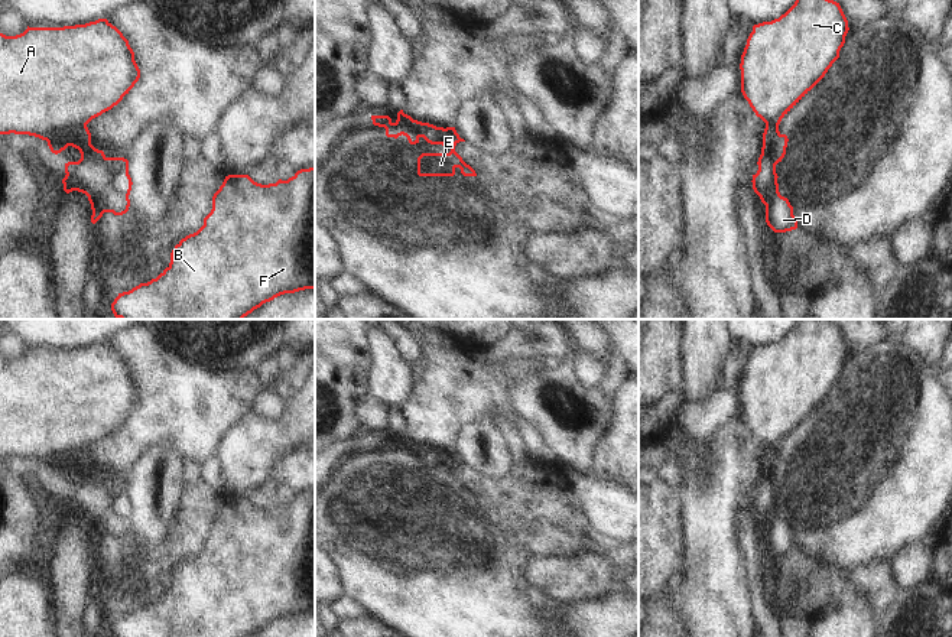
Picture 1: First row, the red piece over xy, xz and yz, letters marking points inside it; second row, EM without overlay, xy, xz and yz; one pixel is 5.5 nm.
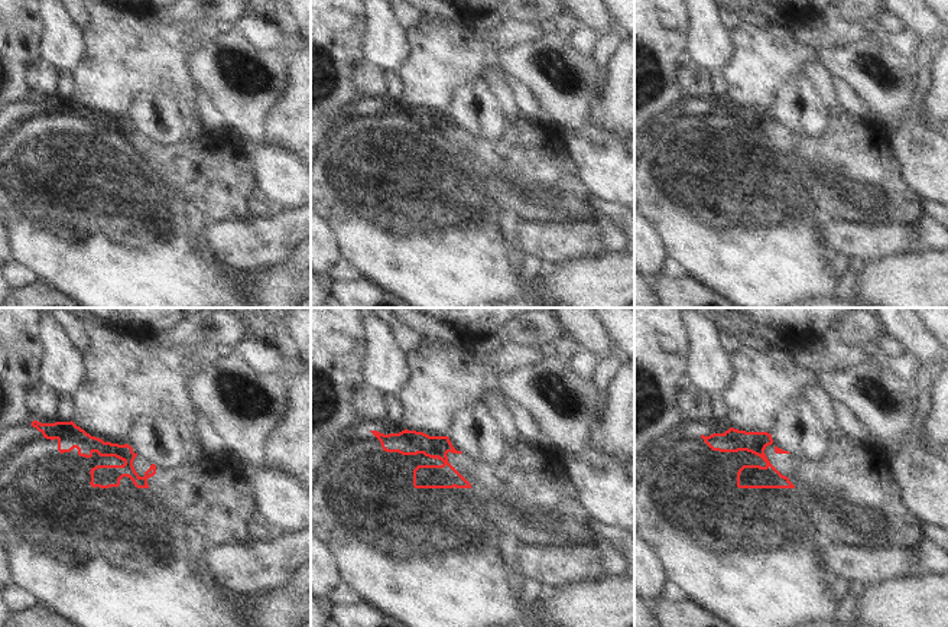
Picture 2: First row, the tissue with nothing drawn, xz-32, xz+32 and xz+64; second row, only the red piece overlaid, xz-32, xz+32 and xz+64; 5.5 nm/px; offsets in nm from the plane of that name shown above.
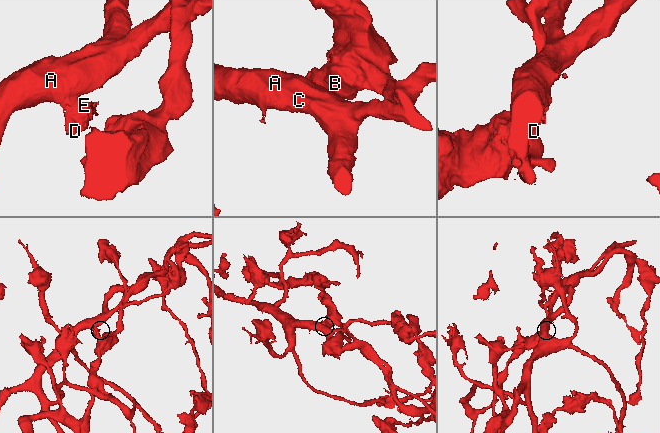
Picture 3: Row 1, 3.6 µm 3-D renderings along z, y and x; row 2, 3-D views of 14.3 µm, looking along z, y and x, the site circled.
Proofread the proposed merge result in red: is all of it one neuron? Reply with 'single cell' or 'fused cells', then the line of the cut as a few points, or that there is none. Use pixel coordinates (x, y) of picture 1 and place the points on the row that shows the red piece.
fused cells | yz (782, 135), (772, 136), (763, 145)

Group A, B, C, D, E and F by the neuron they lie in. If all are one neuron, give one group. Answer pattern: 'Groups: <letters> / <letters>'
Groups: A B C F / D E

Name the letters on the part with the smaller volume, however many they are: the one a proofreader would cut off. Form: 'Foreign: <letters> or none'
Foreign: D, E

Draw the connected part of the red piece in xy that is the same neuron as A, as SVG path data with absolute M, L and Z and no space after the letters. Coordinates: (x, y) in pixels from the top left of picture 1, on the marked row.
M98 19L85 25L64 26L64 27L29 27L16 36L0 33L0 134L29 134L48 142L52 153L58 155L68 146L82 150L91 144L91 133L87 124L117 105L126 94L134 87L140 78L140 69L134 61L134 52L123 33L113 26L107 19Z

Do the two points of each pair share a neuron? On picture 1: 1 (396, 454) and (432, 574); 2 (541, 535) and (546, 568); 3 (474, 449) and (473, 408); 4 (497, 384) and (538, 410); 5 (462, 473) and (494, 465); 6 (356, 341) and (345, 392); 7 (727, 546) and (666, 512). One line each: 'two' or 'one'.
1: one
2: two
3: two
4: two
5: two
6: one
7: two

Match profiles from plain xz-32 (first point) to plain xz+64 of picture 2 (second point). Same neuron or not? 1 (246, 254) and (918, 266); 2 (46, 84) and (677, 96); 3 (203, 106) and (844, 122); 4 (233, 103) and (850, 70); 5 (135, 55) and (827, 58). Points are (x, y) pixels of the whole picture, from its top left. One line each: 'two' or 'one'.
1: two
2: two
3: two
4: one
5: two

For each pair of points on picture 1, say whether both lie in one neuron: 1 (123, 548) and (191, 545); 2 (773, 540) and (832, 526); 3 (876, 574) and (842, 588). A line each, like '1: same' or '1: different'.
1: same
2: same
3: different

